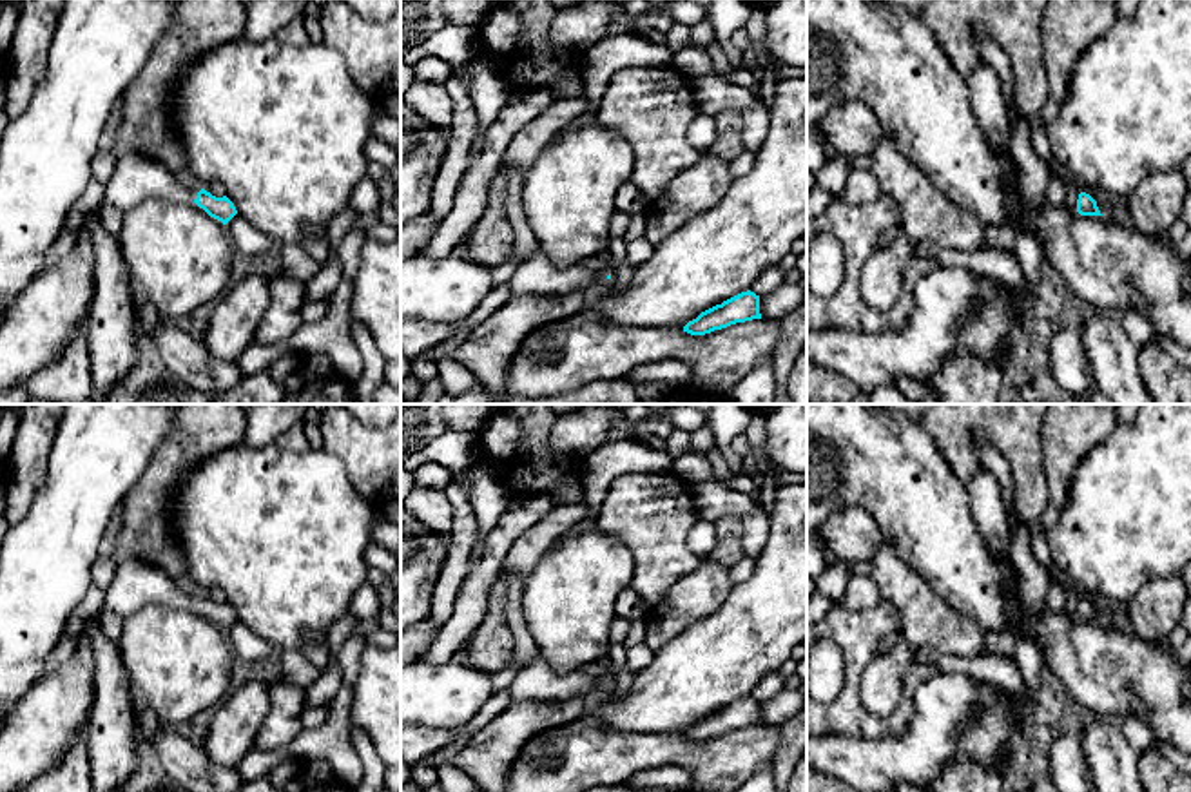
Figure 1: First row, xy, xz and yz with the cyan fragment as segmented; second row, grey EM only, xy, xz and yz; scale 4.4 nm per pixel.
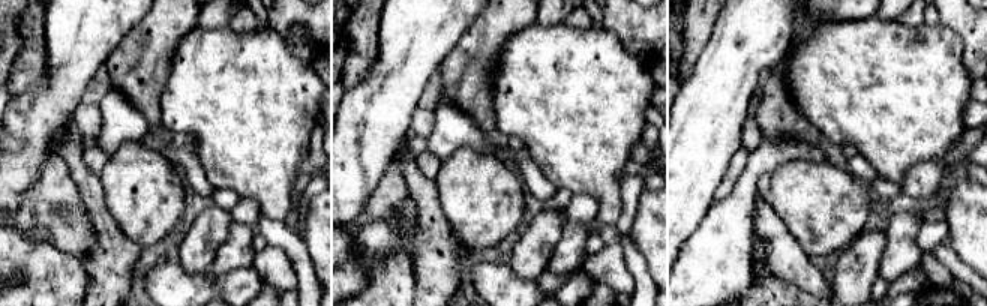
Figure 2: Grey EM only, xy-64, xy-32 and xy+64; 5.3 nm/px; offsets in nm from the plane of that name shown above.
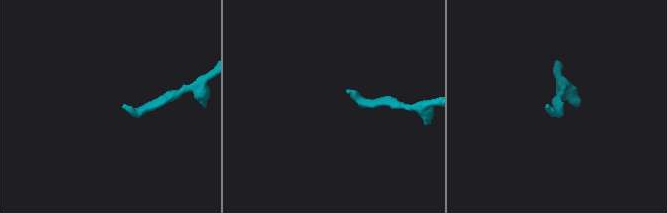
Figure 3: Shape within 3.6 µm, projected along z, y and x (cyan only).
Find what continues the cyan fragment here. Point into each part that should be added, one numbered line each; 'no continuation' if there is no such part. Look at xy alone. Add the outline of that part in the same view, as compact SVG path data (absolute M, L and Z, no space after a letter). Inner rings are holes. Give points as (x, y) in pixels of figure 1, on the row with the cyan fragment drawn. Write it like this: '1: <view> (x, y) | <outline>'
1: xy (136, 178) | M127 150L116 159L116 169L105 183L103 199L92 216L100 219L103 207L127 212L147 199L192 203L196 196L198 190L185 187L156 158L149 158L141 150Z

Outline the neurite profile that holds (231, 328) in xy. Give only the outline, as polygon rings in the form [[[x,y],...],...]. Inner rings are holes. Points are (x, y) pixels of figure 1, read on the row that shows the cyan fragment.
[[[248,274],[212,308],[203,332],[207,348],[225,361],[237,361],[254,341],[254,332],[268,308],[270,277]]]

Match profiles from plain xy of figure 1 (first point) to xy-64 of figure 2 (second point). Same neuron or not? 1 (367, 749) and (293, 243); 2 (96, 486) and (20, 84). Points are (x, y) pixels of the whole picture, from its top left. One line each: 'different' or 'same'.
1: same
2: different

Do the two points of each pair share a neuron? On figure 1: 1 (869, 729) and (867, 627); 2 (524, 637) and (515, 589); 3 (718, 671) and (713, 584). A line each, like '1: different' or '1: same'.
1: same
2: same
3: different

